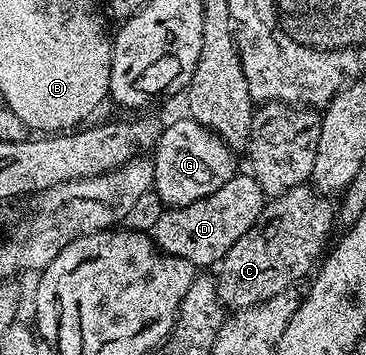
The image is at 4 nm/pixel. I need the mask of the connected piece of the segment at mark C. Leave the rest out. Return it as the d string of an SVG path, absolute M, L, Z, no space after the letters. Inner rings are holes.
M303 184L281 193L266 204L265 210L262 211L260 219L253 224L251 231L247 231L247 235L243 235L243 239L239 239L235 247L231 247L231 251L227 251L225 258L219 262L219 268L216 270L218 273L215 273L217 294L226 310L236 311L263 303L271 299L271 295L279 295L285 289L296 286L296 281L300 277L308 278L314 272L319 258L330 244L329 232L335 229L335 205L329 201L332 200L318 193L316 188Z

